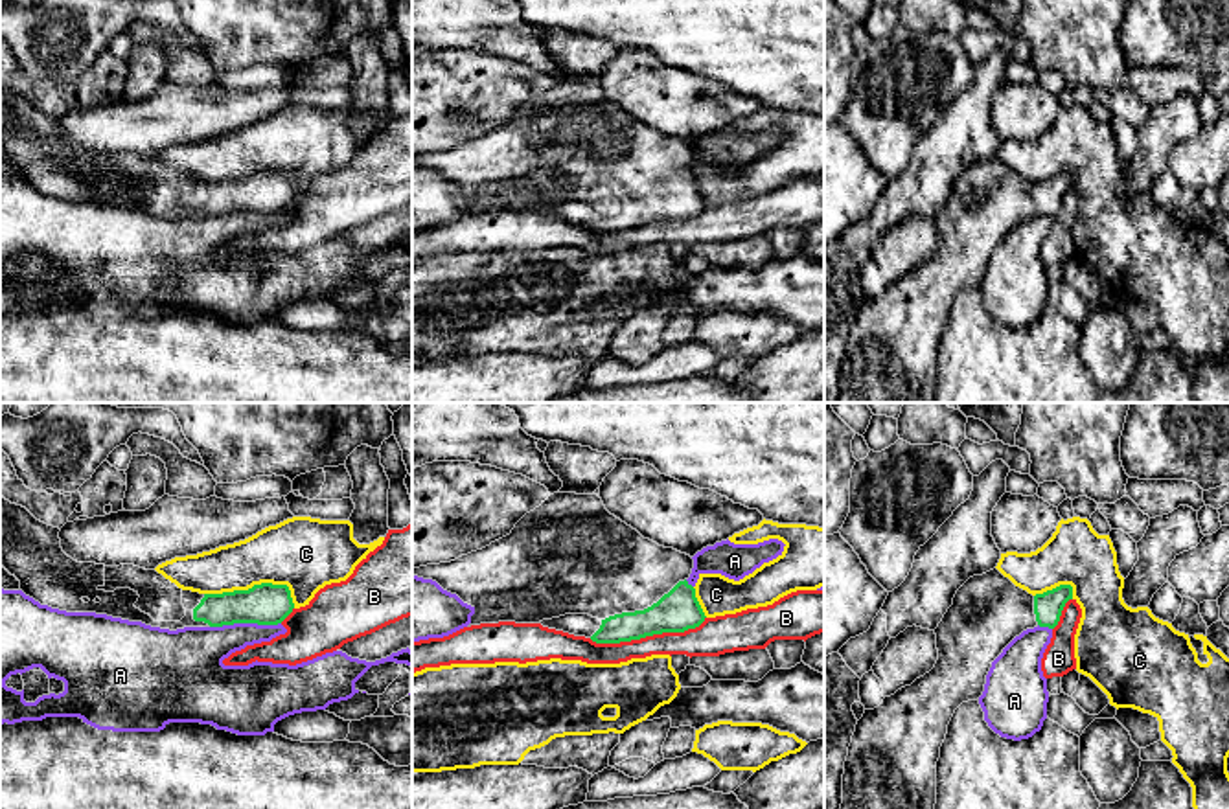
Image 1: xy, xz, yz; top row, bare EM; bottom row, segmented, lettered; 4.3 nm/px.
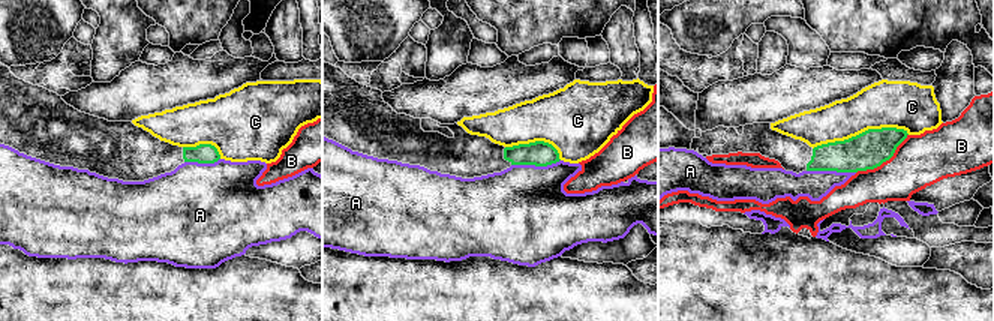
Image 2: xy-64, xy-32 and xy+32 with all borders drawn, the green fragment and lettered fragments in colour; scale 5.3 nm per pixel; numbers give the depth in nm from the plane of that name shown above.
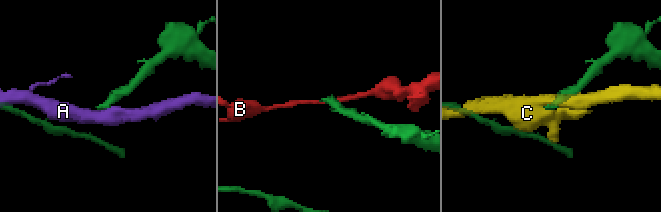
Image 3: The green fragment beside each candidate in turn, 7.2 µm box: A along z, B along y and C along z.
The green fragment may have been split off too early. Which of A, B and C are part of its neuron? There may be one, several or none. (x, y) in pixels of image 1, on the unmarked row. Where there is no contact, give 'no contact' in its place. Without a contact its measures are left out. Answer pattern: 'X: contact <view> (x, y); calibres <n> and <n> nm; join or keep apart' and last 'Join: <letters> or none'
A: contact xy (245, 210); calibres 180 and 240 nm; keep apart
B: contact xz (648, 223); calibres 190 and 140 nm; keep apart
C: contact xy (256, 173); calibres 180 and 320 nm; keep apart
Join: none

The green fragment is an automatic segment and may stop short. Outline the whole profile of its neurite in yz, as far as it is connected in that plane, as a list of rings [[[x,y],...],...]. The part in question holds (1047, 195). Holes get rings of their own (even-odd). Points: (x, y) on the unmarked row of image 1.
[[[997,156],[970,165],[955,182],[953,193],[935,217],[938,248],[911,274],[865,298],[856,313],[843,362],[839,403],[933,403],[936,392],[936,349],[955,298],[979,289],[992,250],[1023,219],[1054,217],[1073,175],[1060,173],[1043,182],[1028,182]]]

